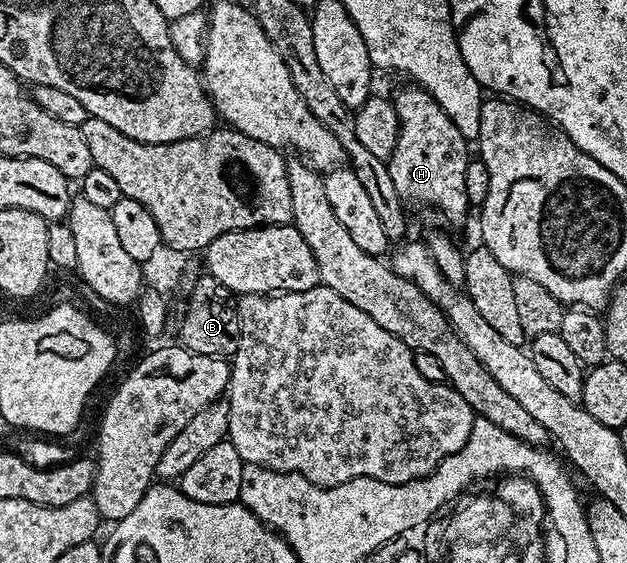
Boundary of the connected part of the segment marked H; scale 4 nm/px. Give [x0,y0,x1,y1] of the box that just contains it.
[388,86,472,224]

